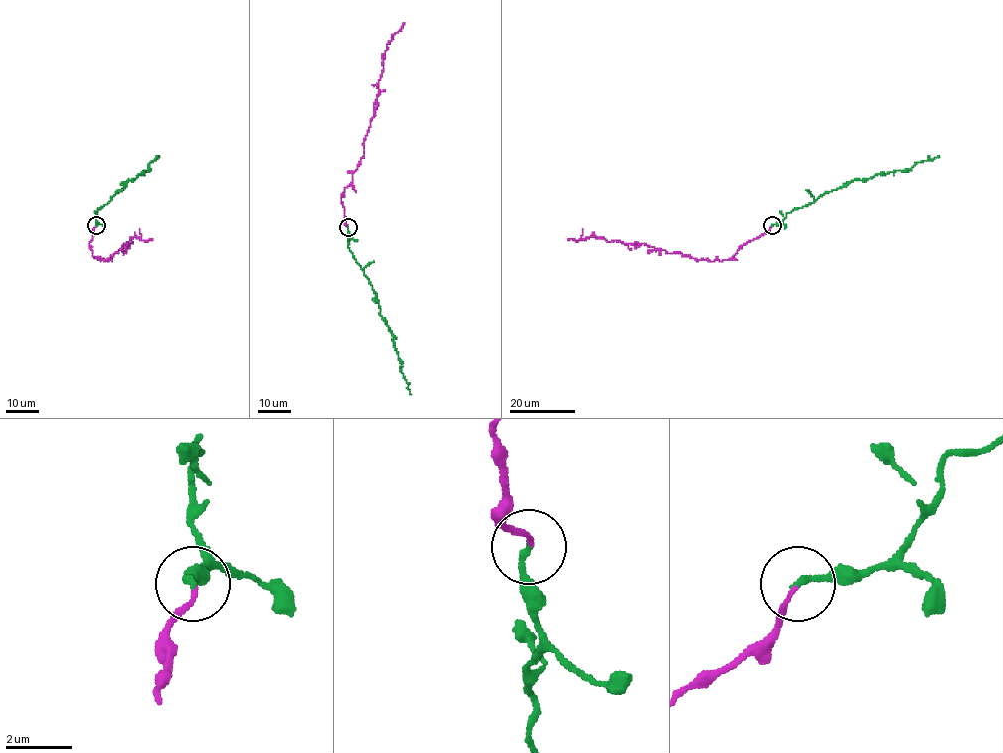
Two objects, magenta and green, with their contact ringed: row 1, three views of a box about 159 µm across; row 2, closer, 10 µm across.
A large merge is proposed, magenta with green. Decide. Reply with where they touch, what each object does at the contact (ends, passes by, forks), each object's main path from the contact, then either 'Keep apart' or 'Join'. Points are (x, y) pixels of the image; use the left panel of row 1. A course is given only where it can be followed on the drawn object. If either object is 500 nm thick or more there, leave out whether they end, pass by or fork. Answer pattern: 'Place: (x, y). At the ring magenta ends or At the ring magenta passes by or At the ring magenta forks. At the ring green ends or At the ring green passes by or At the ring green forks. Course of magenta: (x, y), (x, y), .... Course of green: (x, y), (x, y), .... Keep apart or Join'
Place: (96, 225). At the ring magenta ends. At the ring green ends. Course of magenta: (96, 225), (89, 248), (101, 261), (111, 260), (111, 256), (134, 236), (152, 240). Course of green: (96, 225), (97, 210), (106, 204), (128, 179), (148, 170), (150, 162), (159, 156). Join

